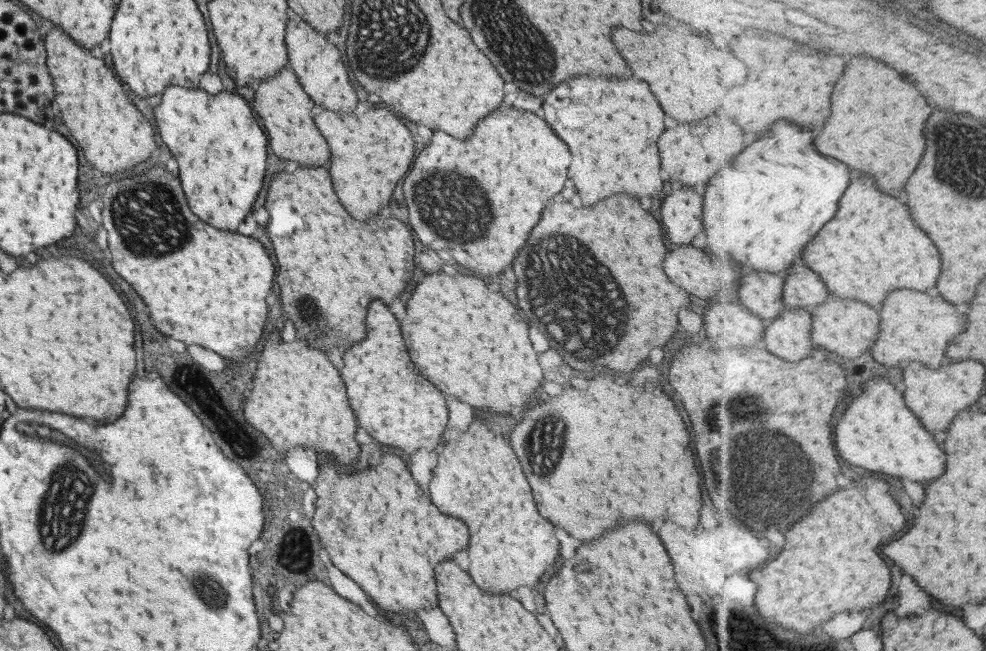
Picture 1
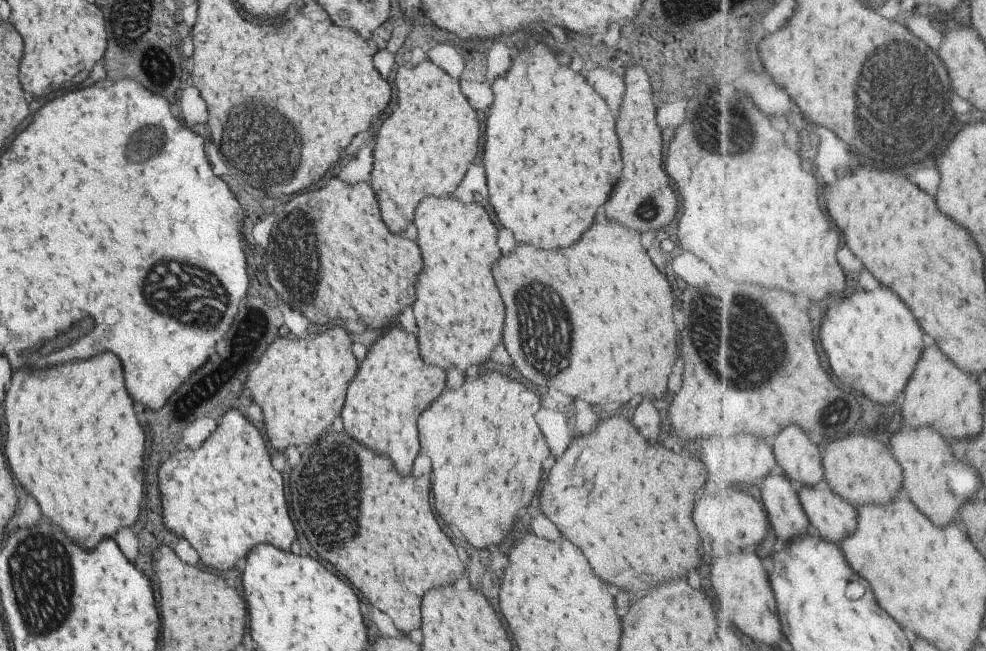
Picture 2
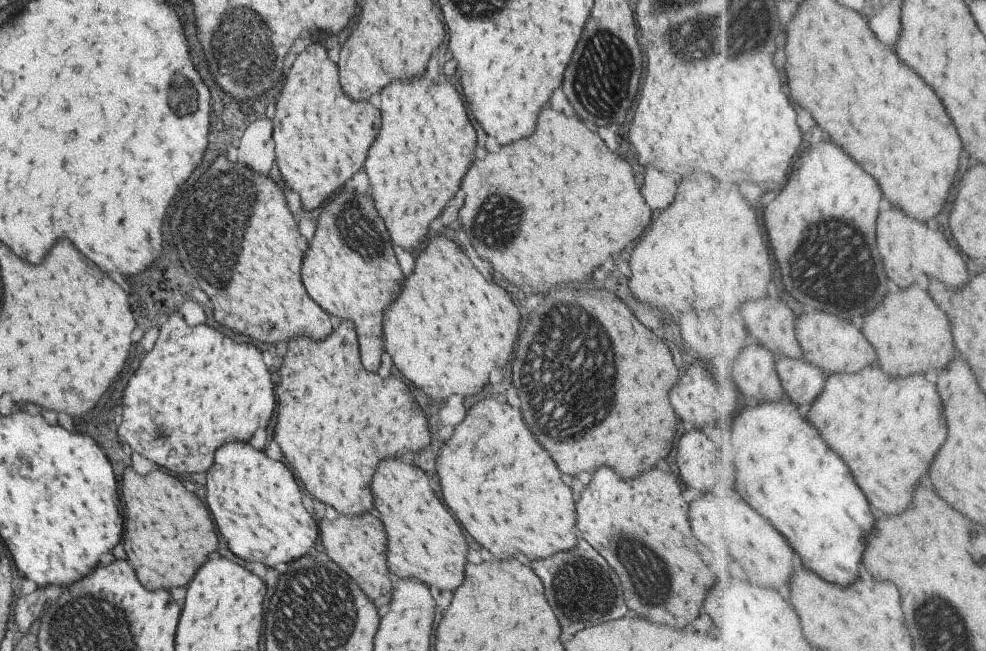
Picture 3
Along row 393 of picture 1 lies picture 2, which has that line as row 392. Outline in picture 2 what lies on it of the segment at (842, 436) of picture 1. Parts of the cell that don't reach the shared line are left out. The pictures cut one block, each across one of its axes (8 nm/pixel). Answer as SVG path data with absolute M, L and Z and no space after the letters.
M879 286L877 290L865 292L859 290L853 296L841 300L833 310L839 310L839 316L843 318L841 322L827 318L825 324L821 326L821 340L827 352L827 358L831 362L831 370L835 372L837 379L841 380L845 386L861 390L867 398L883 404L895 402L895 398L909 388L909 378L923 354L925 348L925 334L909 310L909 306L891 290L885 286Z

